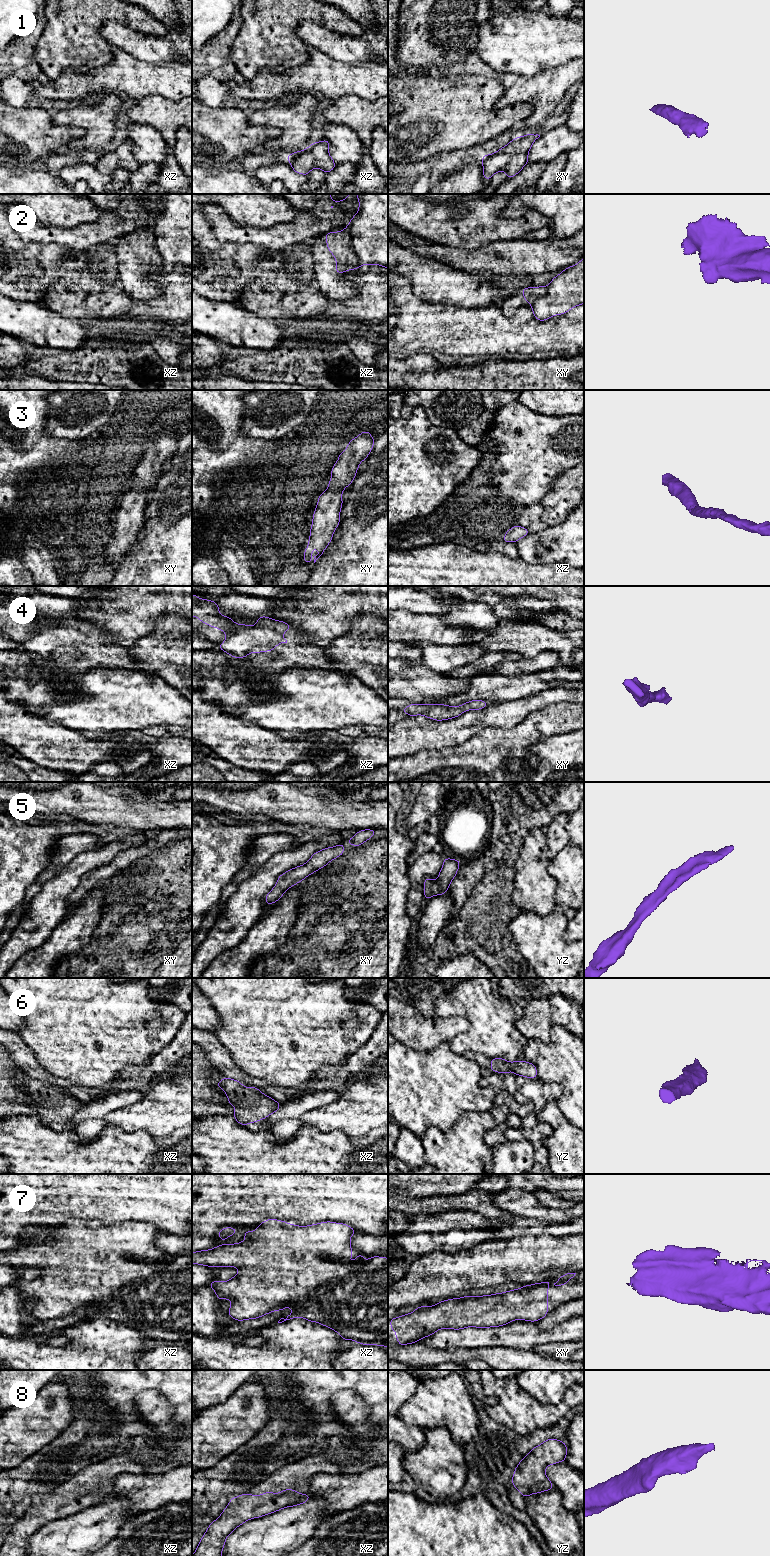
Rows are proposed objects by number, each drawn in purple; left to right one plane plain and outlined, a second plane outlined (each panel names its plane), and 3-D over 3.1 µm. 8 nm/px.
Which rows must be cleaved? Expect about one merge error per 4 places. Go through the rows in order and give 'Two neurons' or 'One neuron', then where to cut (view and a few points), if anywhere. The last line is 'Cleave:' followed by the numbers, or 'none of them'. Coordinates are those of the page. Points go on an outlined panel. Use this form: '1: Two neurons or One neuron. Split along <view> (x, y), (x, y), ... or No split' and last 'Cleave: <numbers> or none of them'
1: One neuron. No split
2: Two neurons. Split along xz (345, 228), (349, 234), (350, 247), (361, 264)
3: One neuron. No split
4: One neuron. No split
5: One neuron. No split
6: One neuron. No split
7: One neuron. No split
8: One neuron. No split
Cleave: 2

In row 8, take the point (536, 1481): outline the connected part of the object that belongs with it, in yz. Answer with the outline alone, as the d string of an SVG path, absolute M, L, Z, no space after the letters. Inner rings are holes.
M555 1438L546 1439L539 1446L533 1447L516 1466L512 1485L524 1498L551 1490L554 1485L546 1476L545 1468L565 1461L566 1456L566 1443Z

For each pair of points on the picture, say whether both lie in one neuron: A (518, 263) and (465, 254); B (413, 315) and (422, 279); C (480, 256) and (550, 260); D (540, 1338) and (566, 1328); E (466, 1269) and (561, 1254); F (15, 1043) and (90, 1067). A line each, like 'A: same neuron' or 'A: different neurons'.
A: same neuron
B: different neurons
C: same neuron
D: same neuron
E: same neuron
F: different neurons

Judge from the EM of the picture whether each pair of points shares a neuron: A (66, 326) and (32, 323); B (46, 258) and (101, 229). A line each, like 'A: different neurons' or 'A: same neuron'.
A: same neuron
B: different neurons

